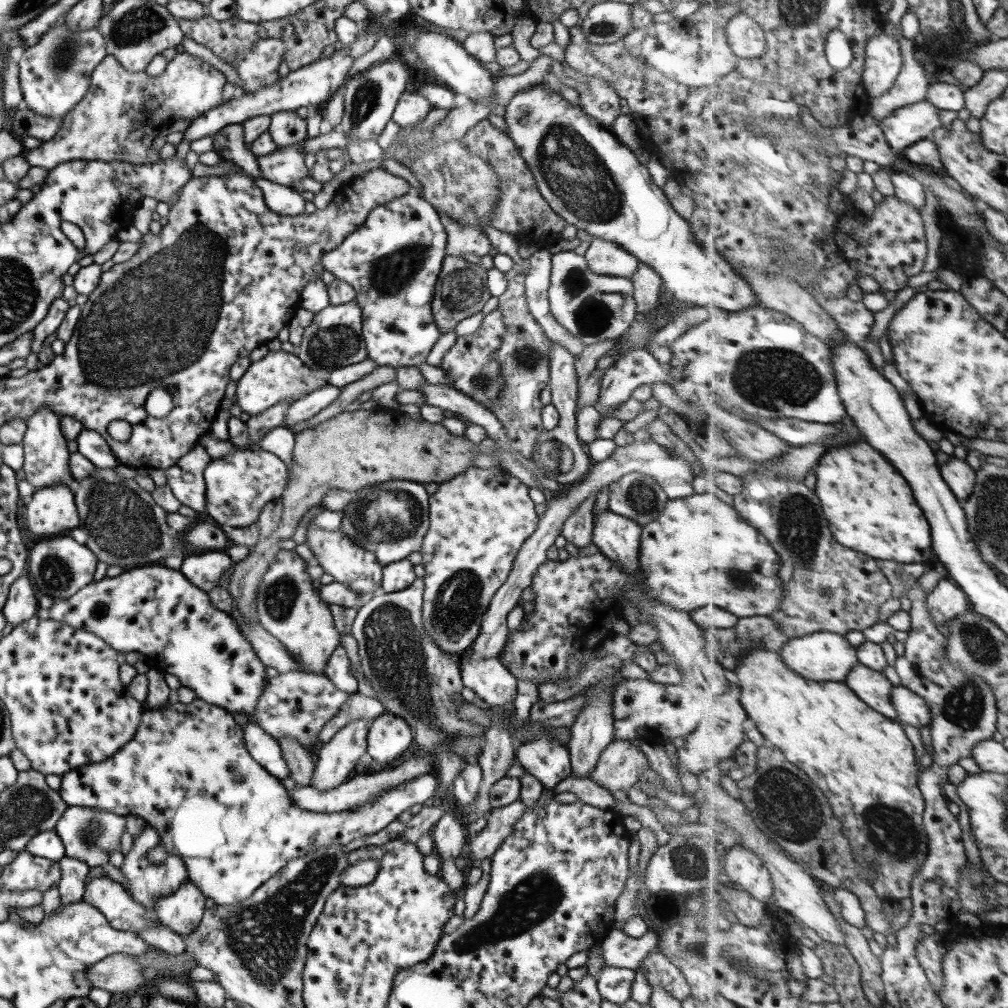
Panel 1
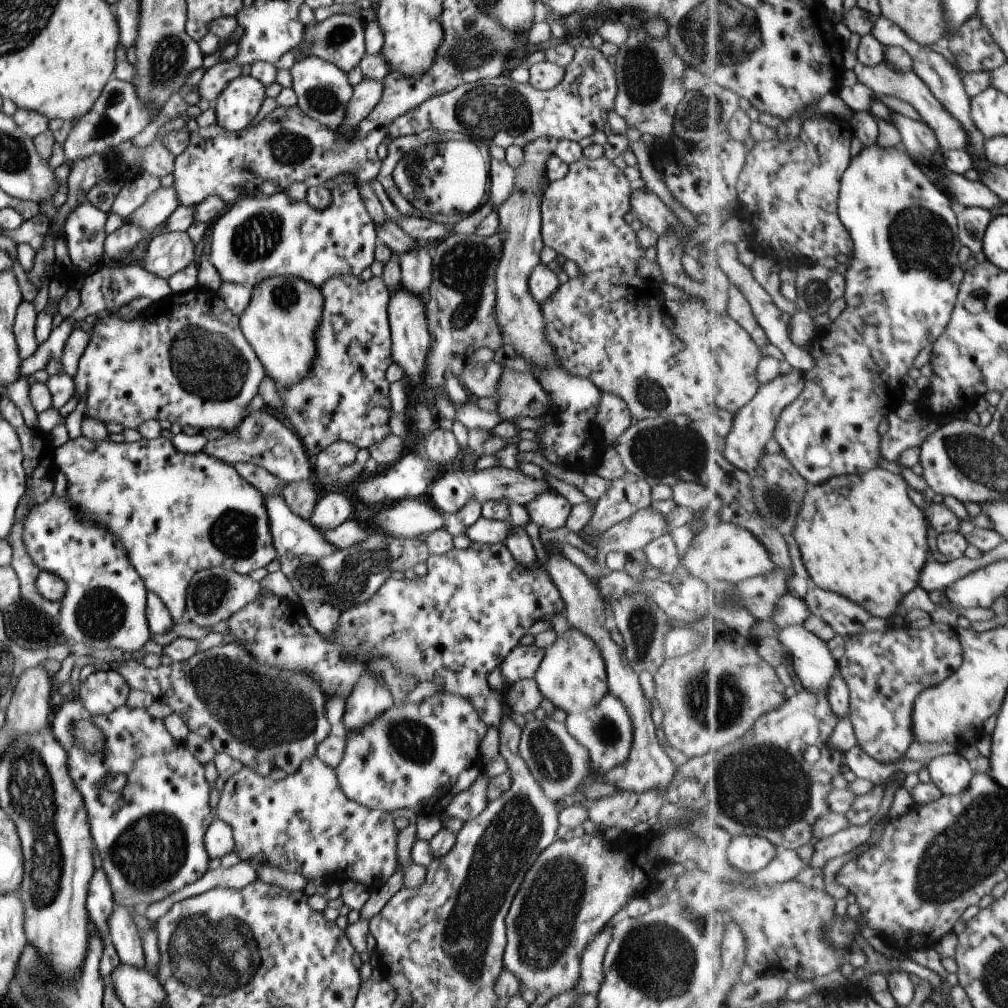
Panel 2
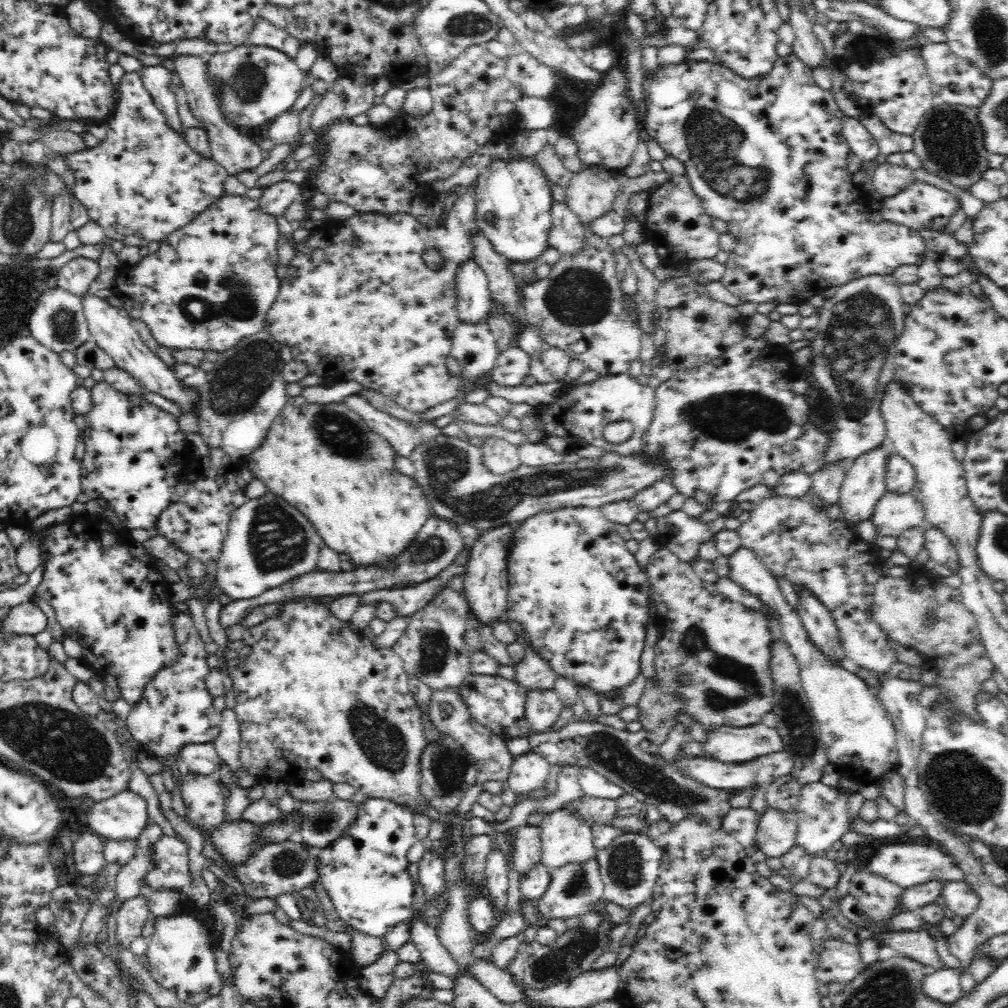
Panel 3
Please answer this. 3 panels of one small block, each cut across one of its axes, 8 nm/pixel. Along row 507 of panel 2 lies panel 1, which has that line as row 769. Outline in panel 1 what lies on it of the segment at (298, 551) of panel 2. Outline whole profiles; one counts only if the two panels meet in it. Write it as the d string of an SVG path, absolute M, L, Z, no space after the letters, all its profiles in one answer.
M246 721L241 725L243 745L249 757L268 774L282 780L288 777L288 769L280 754L278 742L259 725Z

